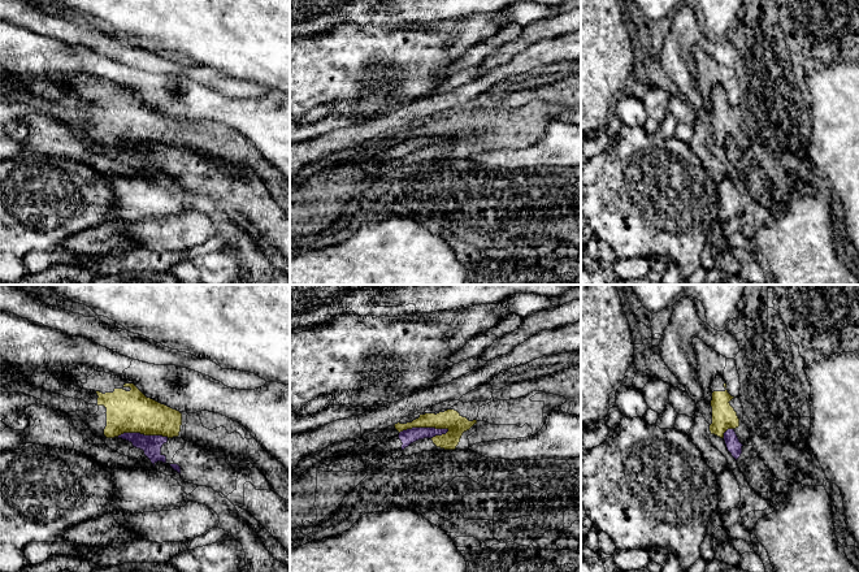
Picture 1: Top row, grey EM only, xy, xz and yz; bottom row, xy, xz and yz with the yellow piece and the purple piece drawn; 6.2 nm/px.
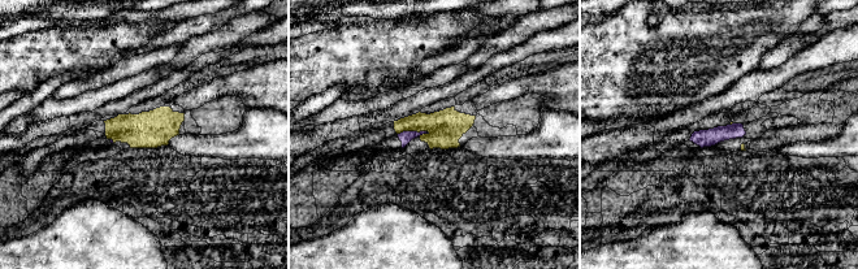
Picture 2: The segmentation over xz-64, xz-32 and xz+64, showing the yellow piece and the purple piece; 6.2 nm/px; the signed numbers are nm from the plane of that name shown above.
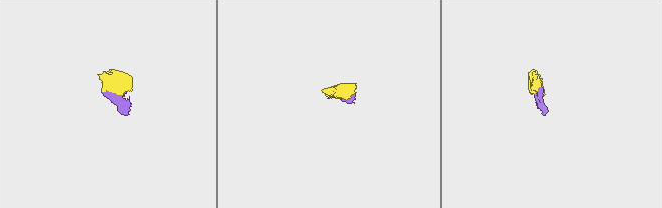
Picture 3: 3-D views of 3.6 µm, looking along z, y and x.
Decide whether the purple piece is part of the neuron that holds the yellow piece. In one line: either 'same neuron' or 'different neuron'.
different neuron

